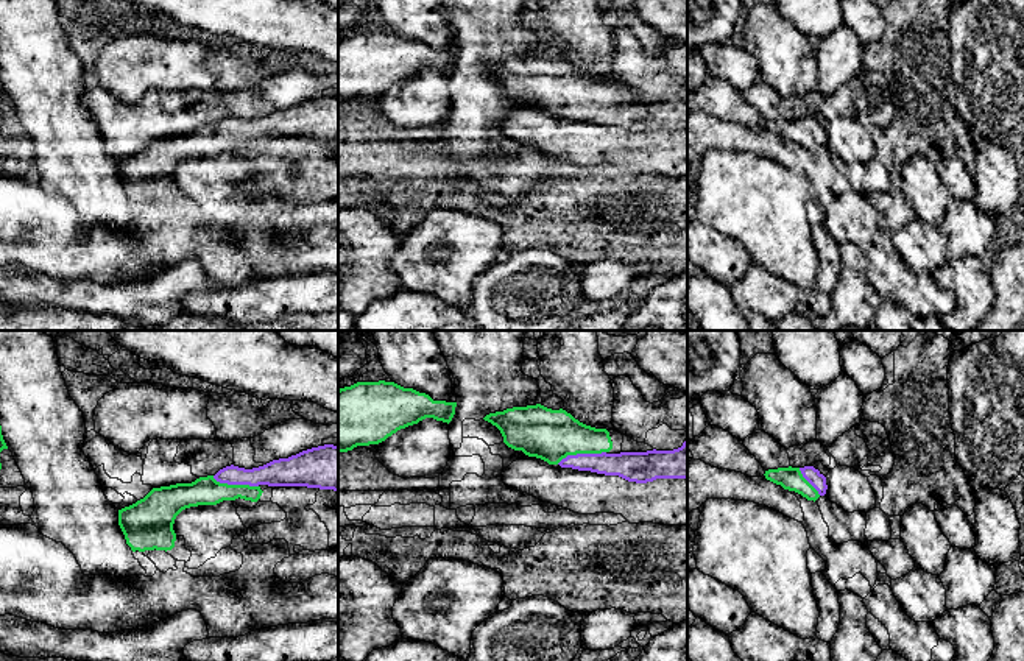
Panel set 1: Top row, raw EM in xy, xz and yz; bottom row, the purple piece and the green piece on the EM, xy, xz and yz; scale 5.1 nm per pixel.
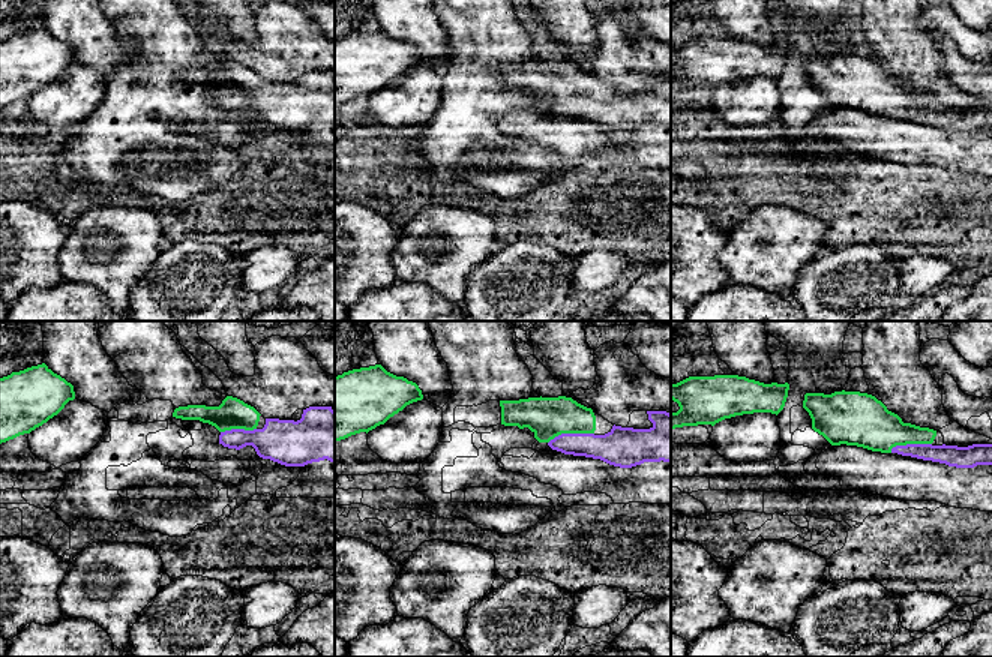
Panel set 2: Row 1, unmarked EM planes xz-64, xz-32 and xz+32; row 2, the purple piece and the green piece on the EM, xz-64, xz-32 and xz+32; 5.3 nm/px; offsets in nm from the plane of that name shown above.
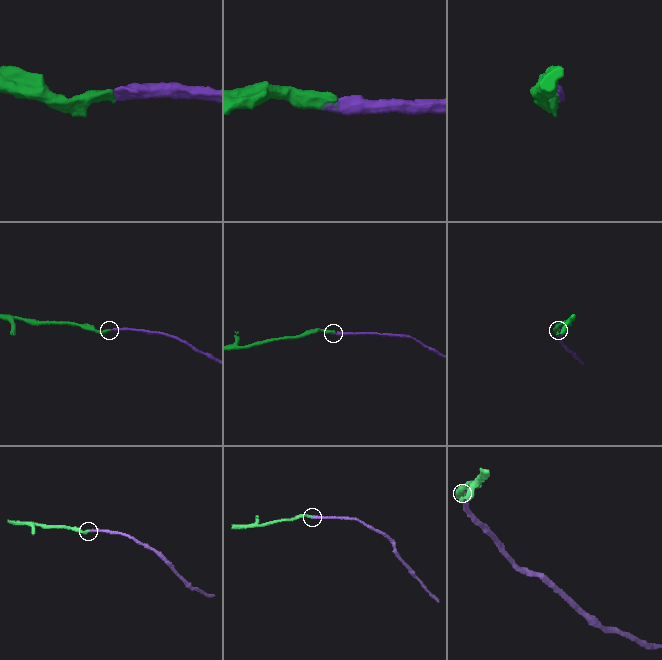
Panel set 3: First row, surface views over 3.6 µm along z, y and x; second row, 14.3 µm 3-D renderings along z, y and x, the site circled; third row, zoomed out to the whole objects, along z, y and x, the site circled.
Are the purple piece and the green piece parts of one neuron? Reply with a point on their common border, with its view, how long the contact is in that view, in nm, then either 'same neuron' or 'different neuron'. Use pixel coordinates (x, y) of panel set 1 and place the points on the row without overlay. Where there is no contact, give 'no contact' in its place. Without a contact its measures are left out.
xz (580, 105) | 260 nm | same neuron

